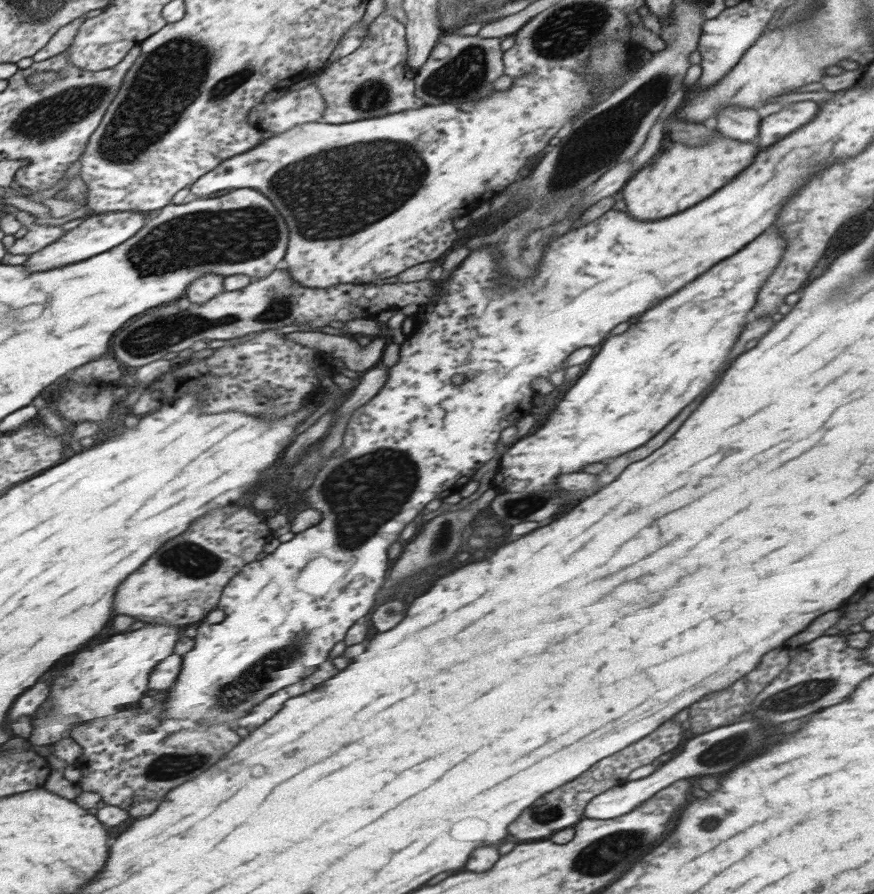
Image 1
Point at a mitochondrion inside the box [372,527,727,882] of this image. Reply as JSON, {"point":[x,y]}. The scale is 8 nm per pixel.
{"point":[610,853]}

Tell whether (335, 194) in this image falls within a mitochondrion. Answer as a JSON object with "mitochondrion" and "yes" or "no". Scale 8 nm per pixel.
{"mitochondrion":"yes"}

